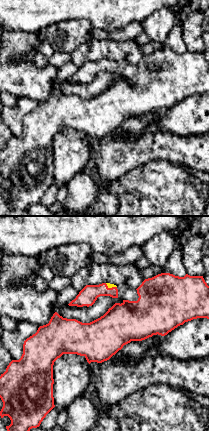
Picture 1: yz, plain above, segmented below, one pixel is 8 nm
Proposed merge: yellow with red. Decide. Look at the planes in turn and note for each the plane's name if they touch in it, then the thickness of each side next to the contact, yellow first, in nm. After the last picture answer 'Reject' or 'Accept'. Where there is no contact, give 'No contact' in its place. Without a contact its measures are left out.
Touches yellow in yz. Thickness 40 nm (yellow) against 150 nm

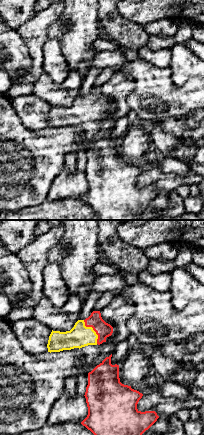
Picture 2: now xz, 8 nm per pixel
Touches yellow in xz. Thickness 180 nm (yellow) against 120 nm

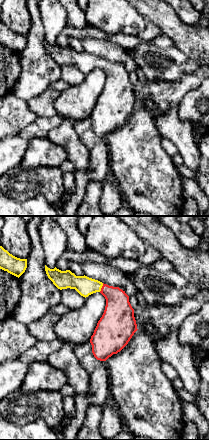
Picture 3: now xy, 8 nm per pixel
Touches yellow in xy. Thickness 160 nm (yellow) against 240 nm

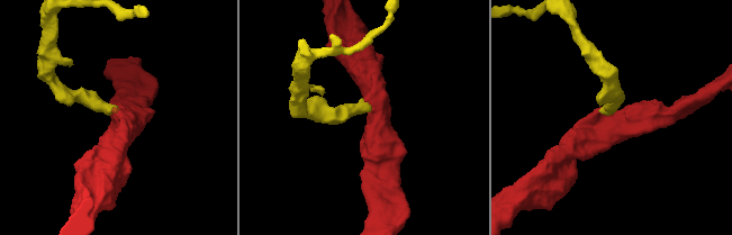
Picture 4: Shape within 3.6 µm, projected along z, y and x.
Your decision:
Accept

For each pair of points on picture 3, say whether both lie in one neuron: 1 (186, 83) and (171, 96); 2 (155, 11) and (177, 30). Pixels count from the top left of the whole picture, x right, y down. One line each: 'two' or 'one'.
1: one
2: one

